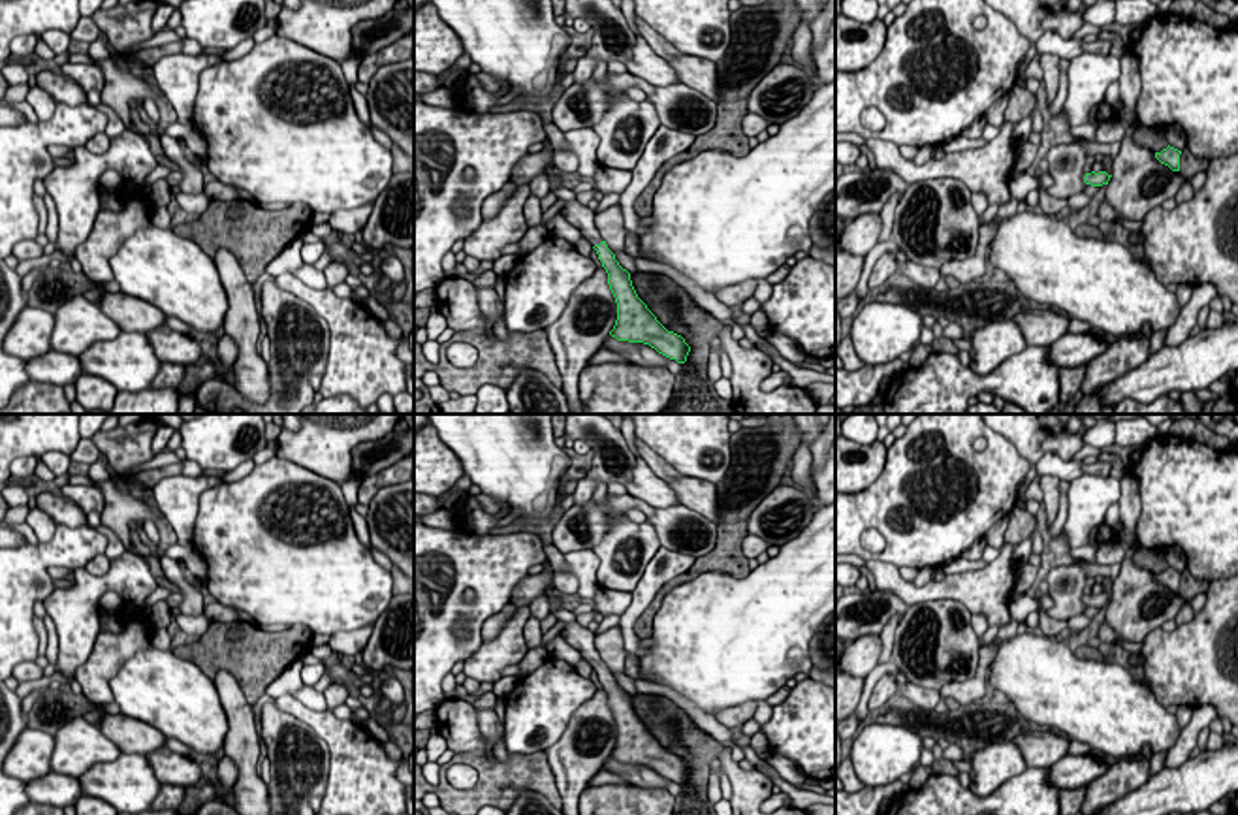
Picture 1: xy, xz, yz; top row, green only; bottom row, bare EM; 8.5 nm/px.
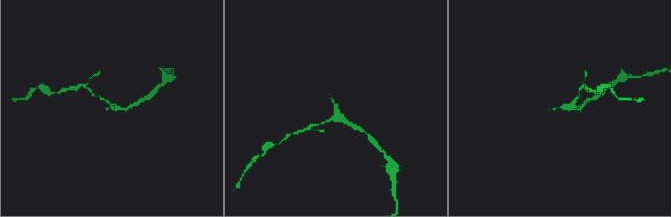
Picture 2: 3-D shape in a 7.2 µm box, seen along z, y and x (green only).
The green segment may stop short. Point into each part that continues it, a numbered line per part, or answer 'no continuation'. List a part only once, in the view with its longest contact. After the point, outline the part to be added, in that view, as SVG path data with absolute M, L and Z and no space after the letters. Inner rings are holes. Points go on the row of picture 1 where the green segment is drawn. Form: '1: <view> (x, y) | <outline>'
1: xz (578, 215) | M564 201L563 216L576 226L581 235L595 247L602 243L602 237L595 226L595 211L576 201Z

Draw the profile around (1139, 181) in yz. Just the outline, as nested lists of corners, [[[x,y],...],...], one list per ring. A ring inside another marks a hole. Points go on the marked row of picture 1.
[[[1129,51],[1119,56],[1119,62],[1121,107],[1114,120],[1125,128],[1125,137],[1112,160],[1112,177],[1104,188],[1104,198],[1119,215],[1119,220],[1144,220],[1153,207],[1176,198],[1187,179],[1161,164],[1155,152],[1133,139],[1140,126],[1136,119],[1136,102],[1142,90],[1140,68],[1136,56]]]

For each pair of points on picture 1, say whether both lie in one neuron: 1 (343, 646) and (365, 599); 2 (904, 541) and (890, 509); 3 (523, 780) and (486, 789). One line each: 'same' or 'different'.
1: different
2: same
3: same

